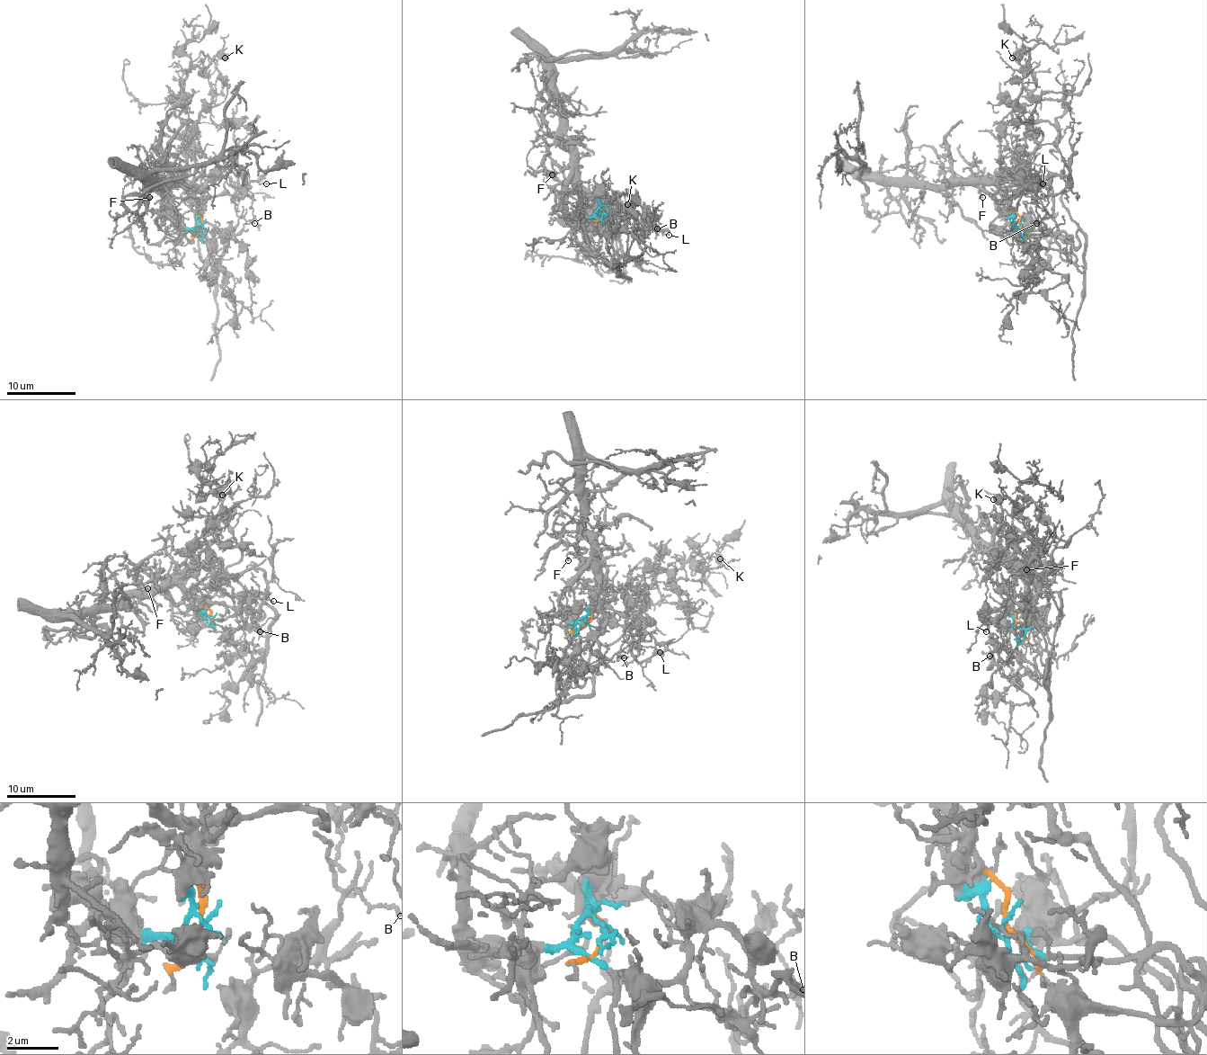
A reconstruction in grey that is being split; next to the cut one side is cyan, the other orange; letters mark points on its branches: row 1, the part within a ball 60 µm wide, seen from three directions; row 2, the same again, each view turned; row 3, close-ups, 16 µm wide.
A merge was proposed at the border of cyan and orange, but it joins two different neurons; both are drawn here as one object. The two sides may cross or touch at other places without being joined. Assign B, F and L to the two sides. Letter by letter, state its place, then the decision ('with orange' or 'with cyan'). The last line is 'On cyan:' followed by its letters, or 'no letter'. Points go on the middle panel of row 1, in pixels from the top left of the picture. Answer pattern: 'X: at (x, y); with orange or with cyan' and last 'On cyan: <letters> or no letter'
B: at (657, 228); with cyan
F: at (552, 174); with orange
L: at (669, 235); with cyan
On cyan: B, L

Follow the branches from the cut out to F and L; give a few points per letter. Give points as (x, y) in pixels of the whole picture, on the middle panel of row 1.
F: (604, 211), (585, 189), (571, 183), (563, 183), (548, 170), (552, 175)
L: (604, 211), (606, 243), (614, 251), (619, 227), (642, 234), (642, 241), (640, 230), (652, 222), (670, 236)

